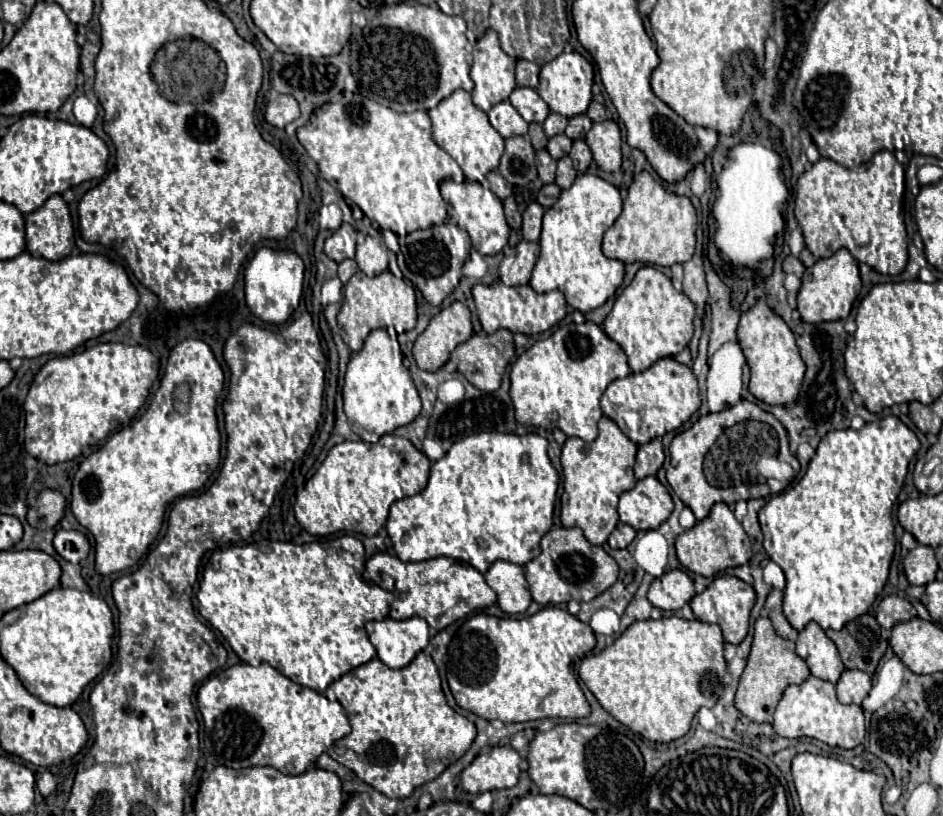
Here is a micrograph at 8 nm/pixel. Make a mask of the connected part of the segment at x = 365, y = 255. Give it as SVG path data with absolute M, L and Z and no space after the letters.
M366 235L356 247L356 263L368 277L376 277L388 269L388 251L380 239Z

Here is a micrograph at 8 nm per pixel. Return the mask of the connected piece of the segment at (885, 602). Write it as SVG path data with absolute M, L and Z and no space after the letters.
M898 595L884 597L876 609L876 621L884 629L892 629L896 623L904 623L904 621L912 619L914 615L916 613L914 613L914 607L910 605L910 601L902 599Z

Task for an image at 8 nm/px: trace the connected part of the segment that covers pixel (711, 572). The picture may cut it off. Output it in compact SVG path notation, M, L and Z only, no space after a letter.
M716 503L706 519L698 521L690 531L684 531L676 537L676 557L688 571L694 571L702 577L714 577L724 569L744 565L752 559L750 537L742 529L742 523L728 509L728 505Z

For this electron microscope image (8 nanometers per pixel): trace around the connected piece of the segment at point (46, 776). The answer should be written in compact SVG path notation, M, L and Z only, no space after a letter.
M44 771L36 780L36 788L44 798L51 795L56 790L56 782L53 774L49 771Z

